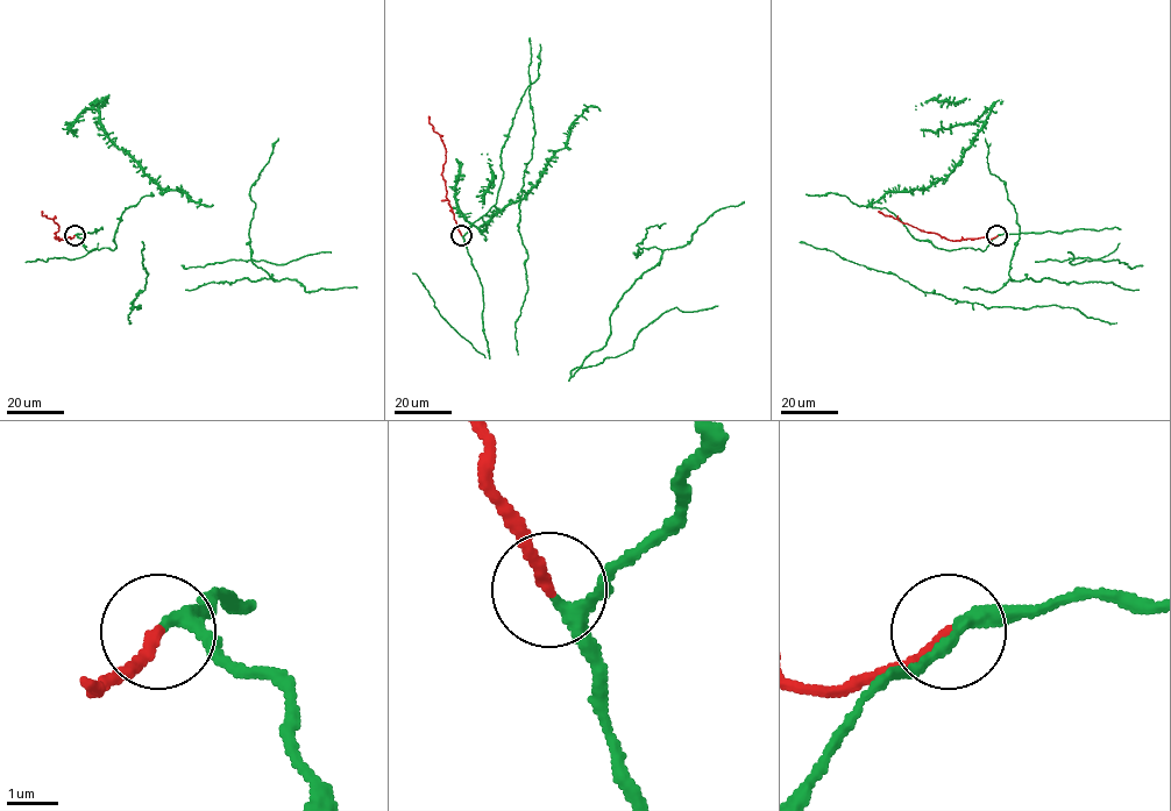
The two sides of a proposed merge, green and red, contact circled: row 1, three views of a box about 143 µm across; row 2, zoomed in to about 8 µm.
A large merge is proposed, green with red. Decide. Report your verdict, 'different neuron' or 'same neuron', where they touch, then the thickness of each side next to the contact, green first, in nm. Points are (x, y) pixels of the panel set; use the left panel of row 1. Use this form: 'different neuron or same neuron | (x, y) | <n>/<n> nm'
same neuron | (75, 235) | 220/200 nm

